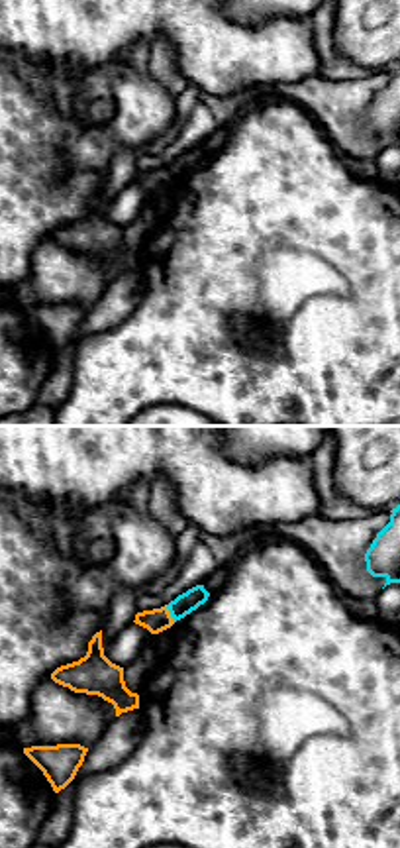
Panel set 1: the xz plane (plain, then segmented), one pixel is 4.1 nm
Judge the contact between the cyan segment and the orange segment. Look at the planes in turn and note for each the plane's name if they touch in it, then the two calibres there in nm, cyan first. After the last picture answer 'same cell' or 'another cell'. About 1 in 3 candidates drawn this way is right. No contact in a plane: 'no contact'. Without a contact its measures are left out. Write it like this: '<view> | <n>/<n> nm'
xz | 90/100 nm

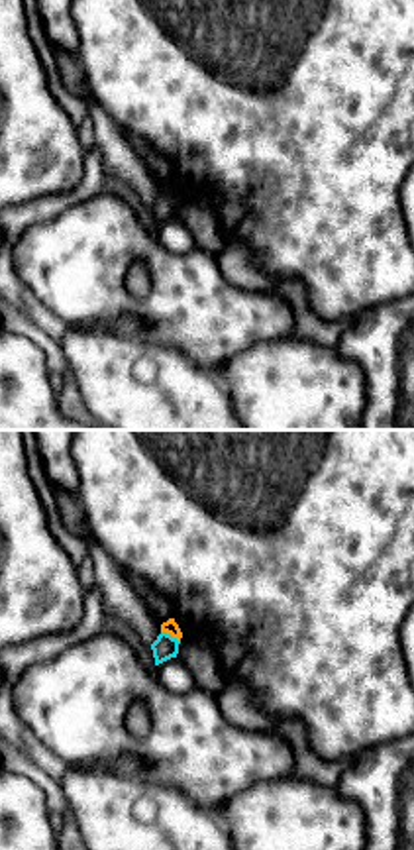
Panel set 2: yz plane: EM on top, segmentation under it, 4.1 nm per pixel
yz | 100/60 nm

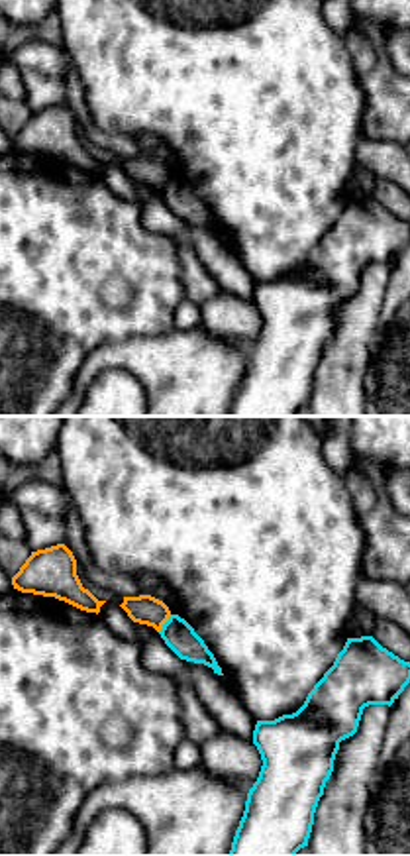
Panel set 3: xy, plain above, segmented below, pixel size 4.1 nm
xy | 120/120 nm

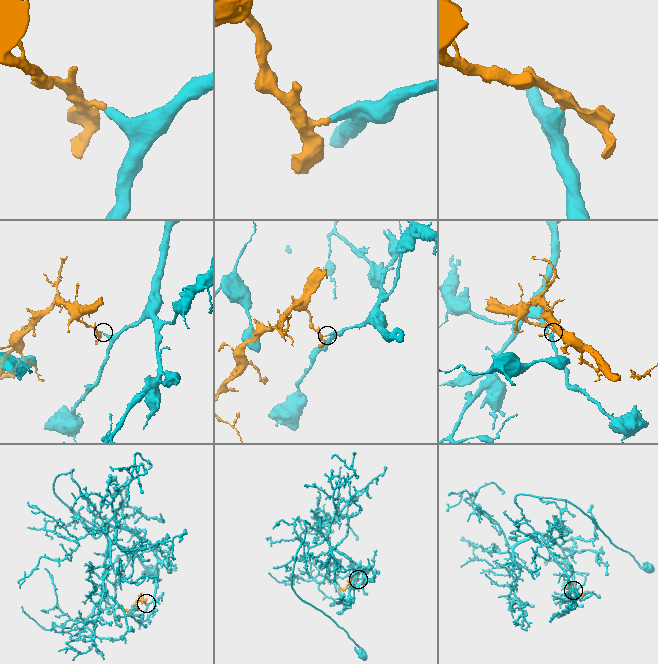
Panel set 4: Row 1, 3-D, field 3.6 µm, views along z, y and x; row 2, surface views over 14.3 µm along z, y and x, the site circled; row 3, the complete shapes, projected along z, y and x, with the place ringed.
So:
another cell

